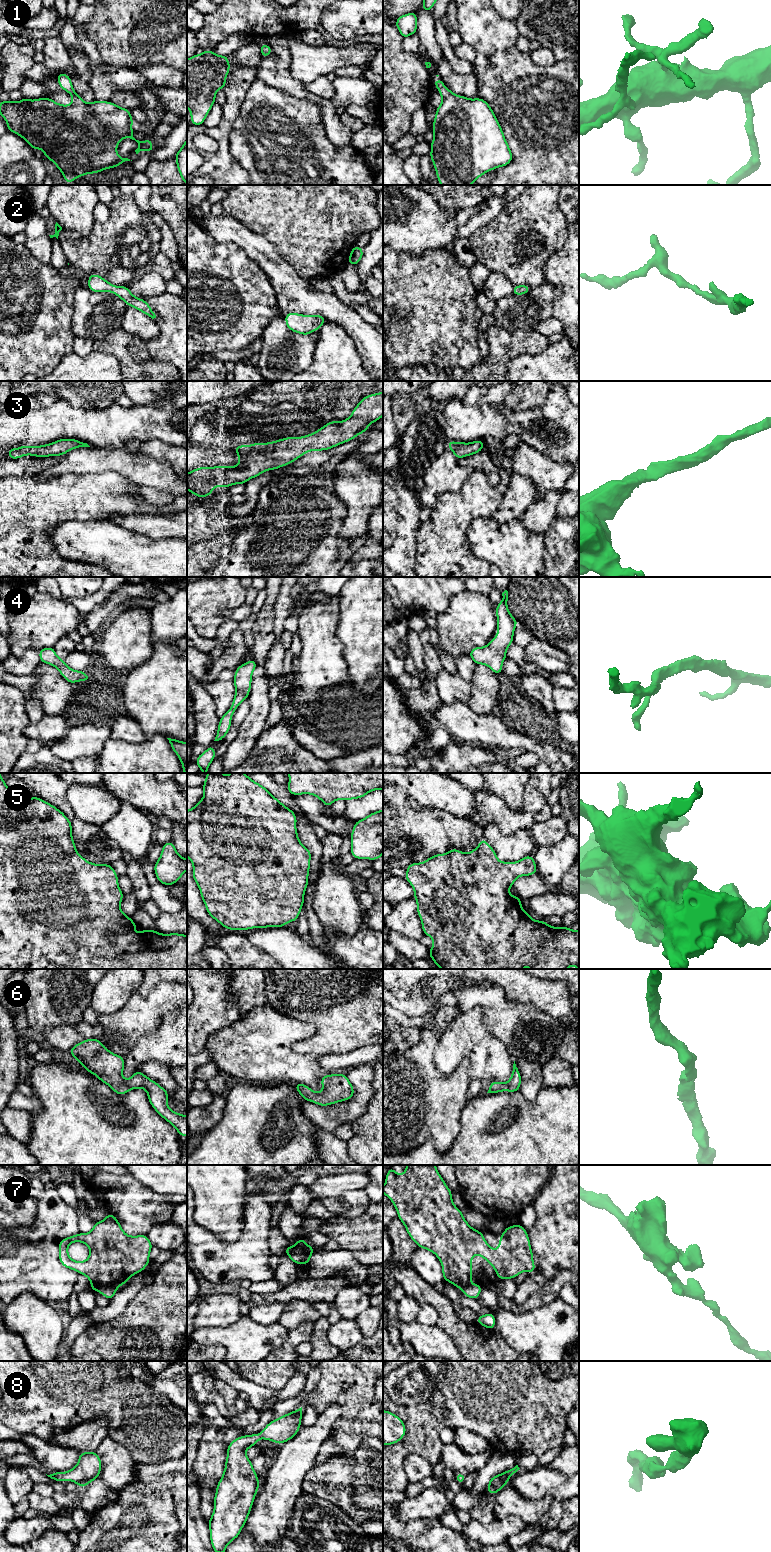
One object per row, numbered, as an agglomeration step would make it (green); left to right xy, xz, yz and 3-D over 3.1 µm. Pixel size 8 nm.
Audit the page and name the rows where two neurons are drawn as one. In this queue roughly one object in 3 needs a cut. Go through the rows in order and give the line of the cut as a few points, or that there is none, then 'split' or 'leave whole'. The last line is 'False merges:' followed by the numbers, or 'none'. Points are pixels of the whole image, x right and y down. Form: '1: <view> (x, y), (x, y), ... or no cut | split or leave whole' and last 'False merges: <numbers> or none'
1: no cut | leave whole
2: no cut | leave whole
3: no cut | leave whole
4: no cut | leave whole
5: no cut | leave whole
6: no cut | leave whole
7: xy (92, 1284), (114, 1285), (116, 1287) | split
8: no cut | leave whole
False merges: 7

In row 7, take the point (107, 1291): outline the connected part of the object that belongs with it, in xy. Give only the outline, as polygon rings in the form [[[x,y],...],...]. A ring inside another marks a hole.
[[[91,1285],[92,1291],[100,1292],[104,1297],[106,1297],[109,1300],[111,1300],[114,1297],[117,1289],[118,1288],[115,1287],[115,1286],[95,1286],[95,1285]]]

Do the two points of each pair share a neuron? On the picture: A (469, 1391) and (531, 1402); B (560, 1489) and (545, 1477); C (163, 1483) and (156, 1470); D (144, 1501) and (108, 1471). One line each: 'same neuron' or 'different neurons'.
A: same neuron
B: same neuron
C: different neurons
D: different neurons

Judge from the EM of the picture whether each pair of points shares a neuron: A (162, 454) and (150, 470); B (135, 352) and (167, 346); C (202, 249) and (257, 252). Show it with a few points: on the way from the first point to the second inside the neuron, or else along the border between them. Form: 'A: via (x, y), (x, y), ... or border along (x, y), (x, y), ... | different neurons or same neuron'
A: border along (140, 450), (156, 459), (166, 461), (176, 471) | different neurons
B: border along (145, 342), (148, 352), (153, 358), (168, 362) | different neurons
C: border along (223, 242), (235, 243), (261, 268) | different neurons

